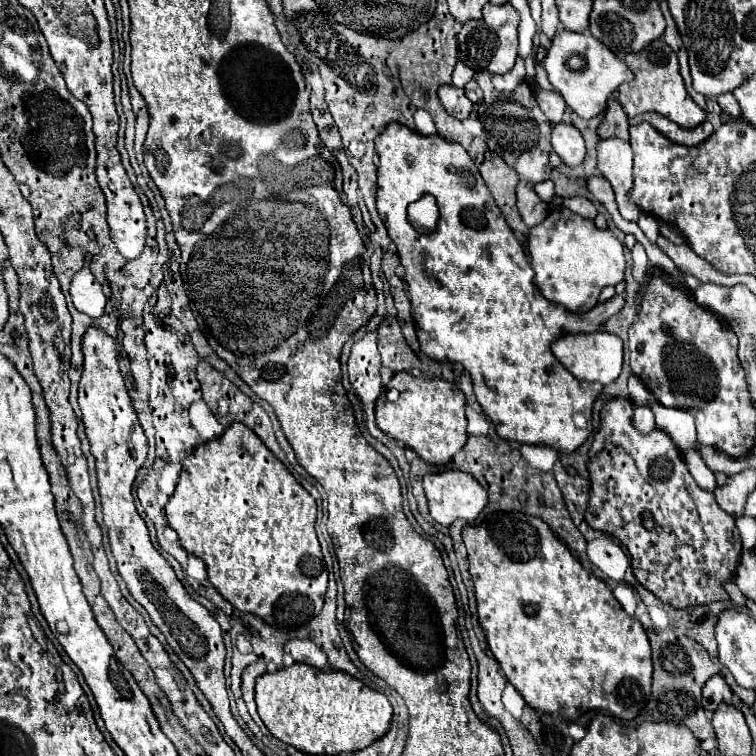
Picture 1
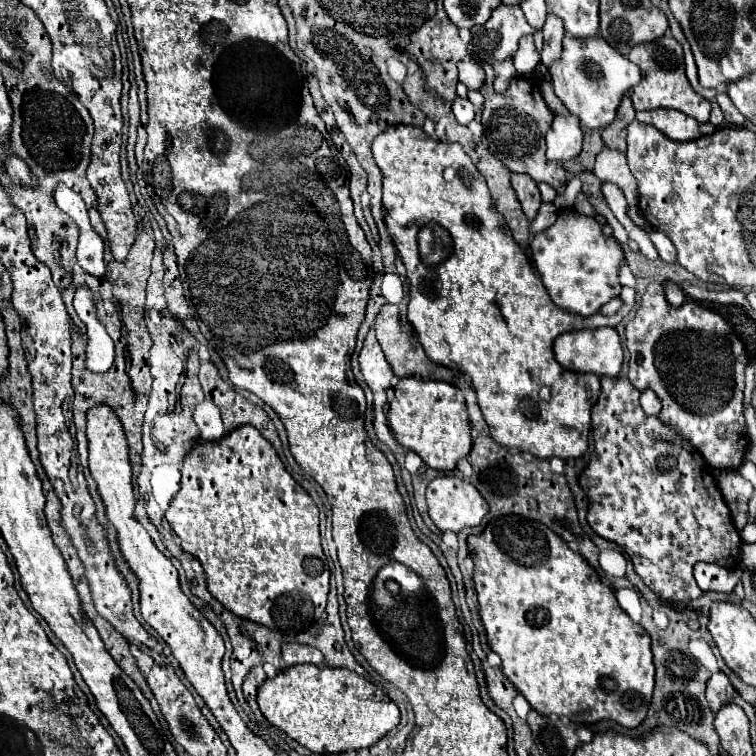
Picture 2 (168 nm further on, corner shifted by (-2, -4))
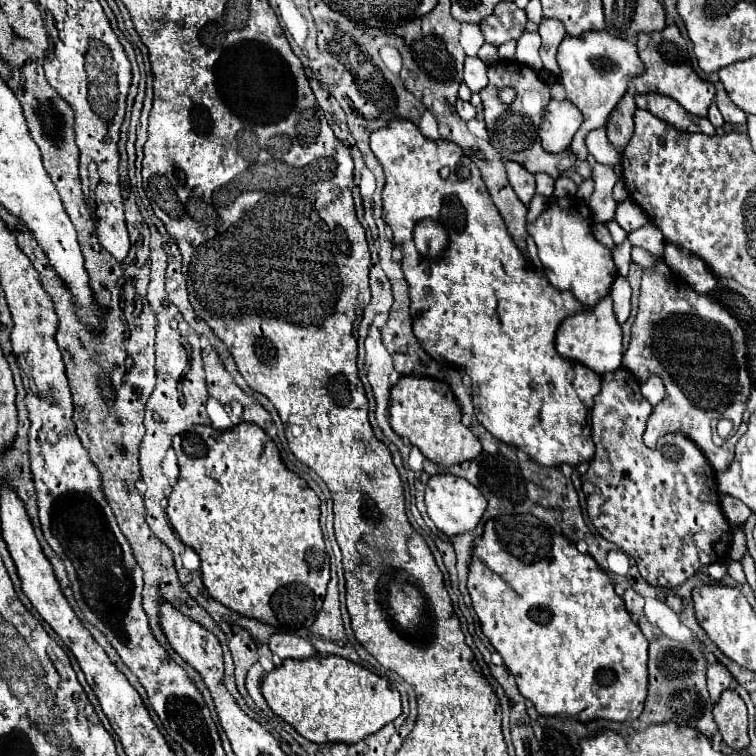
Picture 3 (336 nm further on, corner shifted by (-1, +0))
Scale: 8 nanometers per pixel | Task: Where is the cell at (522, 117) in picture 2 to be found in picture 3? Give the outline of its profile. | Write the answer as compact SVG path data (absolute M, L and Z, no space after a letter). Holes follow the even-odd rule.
M494 63L488 67L488 79L490 79L488 87L480 93L482 105L484 105L486 129L488 129L492 147L504 157L504 161L516 161L522 167L526 167L530 173L548 173L554 179L560 177L570 167L574 167L576 155L570 149L552 155L552 153L546 153L540 145L538 125L550 101L550 91L548 91L548 85L544 85L538 79L536 71L520 63ZM506 85L518 91L518 99L510 107L504 107L504 103L498 103L498 89Z

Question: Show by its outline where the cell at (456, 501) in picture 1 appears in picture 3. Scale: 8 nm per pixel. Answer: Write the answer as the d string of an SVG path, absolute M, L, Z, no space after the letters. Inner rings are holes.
M452 473L434 475L426 483L426 511L428 511L430 519L434 521L434 525L448 537L472 531L478 525L478 521L482 519L486 505L488 503L484 499L484 495L472 483L468 483L462 477L452 475Z

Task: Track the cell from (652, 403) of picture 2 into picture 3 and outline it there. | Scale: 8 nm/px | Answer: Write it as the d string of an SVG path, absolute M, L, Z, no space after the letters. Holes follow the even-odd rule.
M650 375L648 381L642 383L642 393L650 405L658 405L664 399L664 385L658 375Z

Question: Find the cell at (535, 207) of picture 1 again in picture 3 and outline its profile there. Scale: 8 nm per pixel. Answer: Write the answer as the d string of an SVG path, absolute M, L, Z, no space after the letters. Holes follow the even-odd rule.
M514 161L506 163L506 173L508 173L508 181L510 181L512 189L516 191L516 195L520 197L520 201L524 205L528 205L530 199L534 197L534 193L536 193L534 175L528 173L520 163L514 163Z

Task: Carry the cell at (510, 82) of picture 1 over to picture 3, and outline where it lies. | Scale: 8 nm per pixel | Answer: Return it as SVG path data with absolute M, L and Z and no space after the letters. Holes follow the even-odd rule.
M506 41L504 45L498 47L500 61L514 61L514 53L516 53L516 41Z

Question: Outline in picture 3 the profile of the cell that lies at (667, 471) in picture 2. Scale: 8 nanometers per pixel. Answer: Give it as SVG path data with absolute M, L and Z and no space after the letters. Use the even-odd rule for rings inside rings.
M620 367L612 373L606 373L602 375L602 389L600 393L594 397L594 407L592 407L592 439L594 439L594 445L596 445L596 455L594 459L590 461L588 465L588 471L582 475L582 491L586 495L586 511L588 511L588 517L592 519L594 527L600 531L600 535L610 541L610 543L616 543L624 553L632 555L638 569L640 569L640 575L654 587L678 587L682 585L684 581L688 581L700 567L706 567L710 563L716 563L720 561L722 557L726 557L726 551L728 551L728 545L732 541L732 529L720 509L720 501L718 501L718 493L714 491L714 469L710 467L708 459L704 459L702 451L696 447L694 441L690 441L688 437L684 437L682 433L668 433L664 437L658 439L658 445L656 449L648 449L644 443L642 443L642 433L646 429L646 421L648 417L652 415L652 405L646 403L644 395L640 393L640 381L634 377L632 371Z

